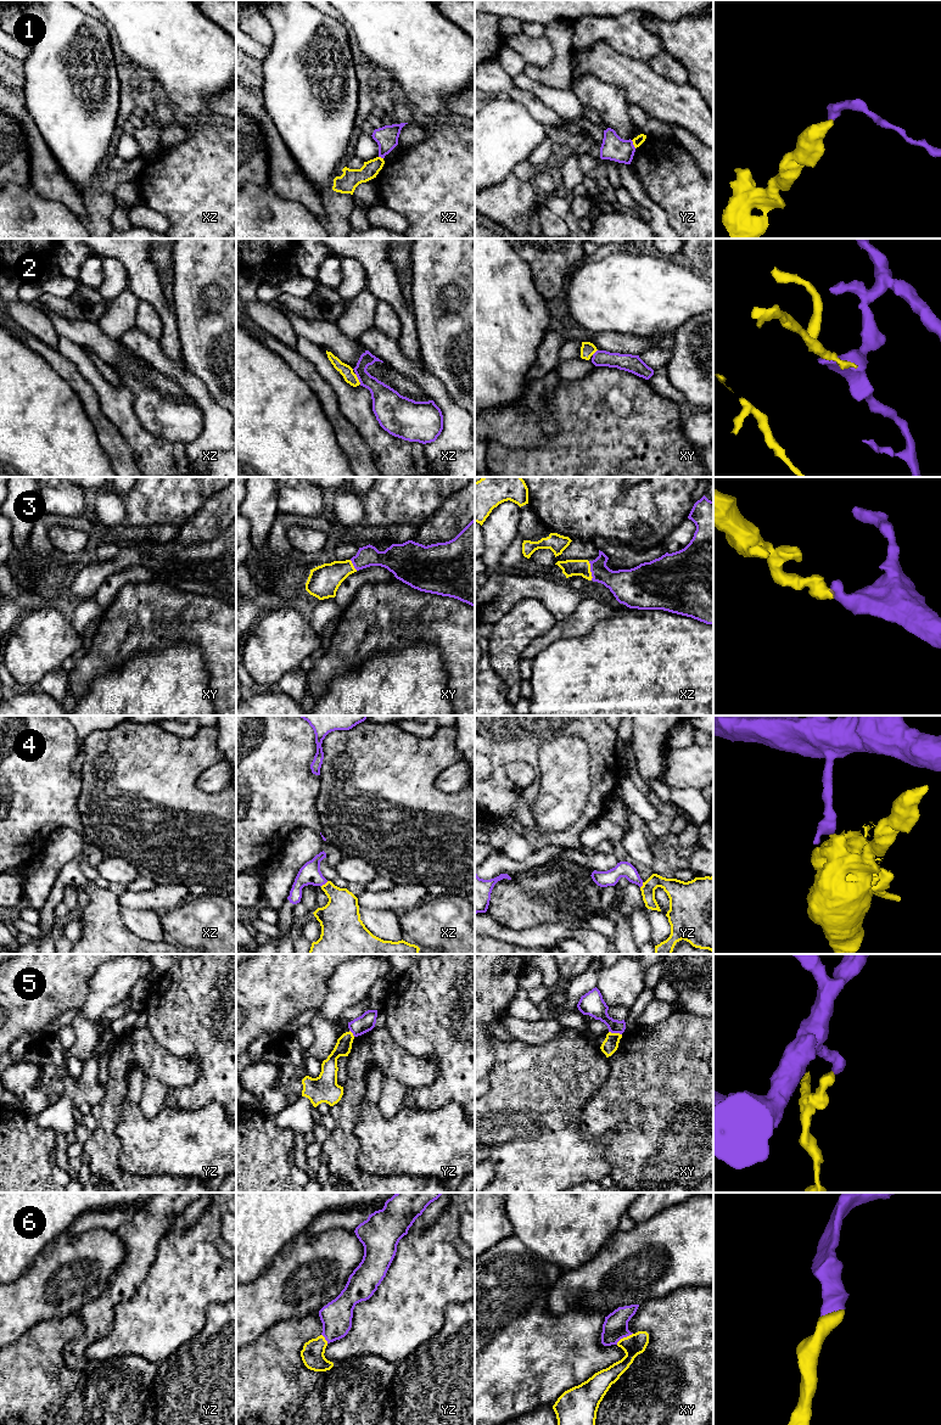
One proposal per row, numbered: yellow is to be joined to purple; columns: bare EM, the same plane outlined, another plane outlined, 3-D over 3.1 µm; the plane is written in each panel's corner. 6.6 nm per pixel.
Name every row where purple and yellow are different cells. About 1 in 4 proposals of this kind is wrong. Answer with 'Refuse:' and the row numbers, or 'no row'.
Refuse: 1, 2, 4, 5

